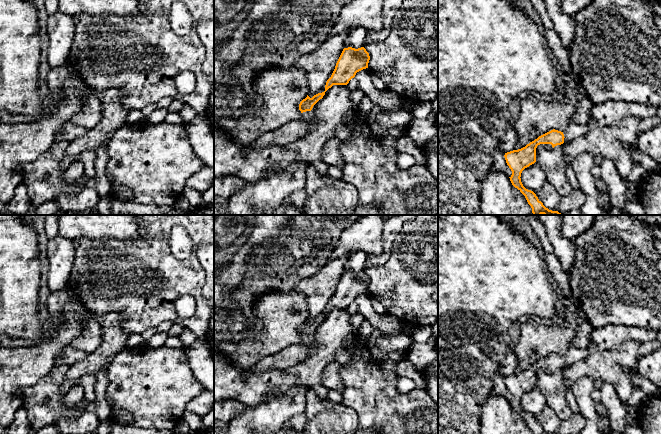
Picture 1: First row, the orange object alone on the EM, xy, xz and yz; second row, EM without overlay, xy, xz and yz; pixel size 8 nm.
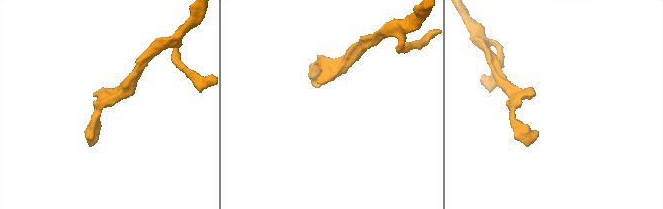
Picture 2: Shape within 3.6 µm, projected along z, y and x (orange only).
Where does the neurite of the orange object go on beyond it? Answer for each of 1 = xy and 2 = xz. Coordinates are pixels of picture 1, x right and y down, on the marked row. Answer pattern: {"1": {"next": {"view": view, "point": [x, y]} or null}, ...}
{"1": {"next": null}, "2": {"next": {"view": "xz", "point": [292, 131]}}}

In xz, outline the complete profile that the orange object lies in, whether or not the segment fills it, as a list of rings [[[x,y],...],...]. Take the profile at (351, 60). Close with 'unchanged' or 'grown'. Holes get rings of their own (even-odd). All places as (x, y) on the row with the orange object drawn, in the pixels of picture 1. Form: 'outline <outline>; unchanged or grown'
outline [[[364,47],[358,49],[344,48],[331,77],[326,82],[325,91],[314,95],[312,98],[307,95],[300,102],[301,116],[278,129],[264,133],[248,147],[251,149],[284,147],[305,136],[308,132],[308,122],[313,106],[323,98],[325,92],[333,85],[347,85],[357,72],[368,68],[369,60],[369,53]]]; grown

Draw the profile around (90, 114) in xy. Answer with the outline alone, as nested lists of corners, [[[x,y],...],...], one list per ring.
[[[98,93],[86,94],[81,110],[72,116],[71,122],[90,130],[94,128],[102,116],[101,100]]]

